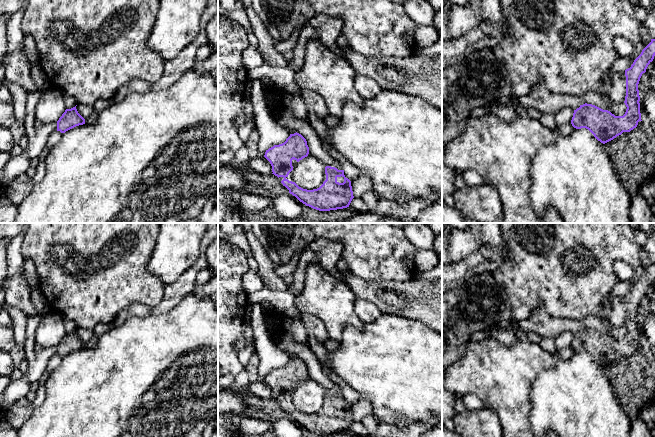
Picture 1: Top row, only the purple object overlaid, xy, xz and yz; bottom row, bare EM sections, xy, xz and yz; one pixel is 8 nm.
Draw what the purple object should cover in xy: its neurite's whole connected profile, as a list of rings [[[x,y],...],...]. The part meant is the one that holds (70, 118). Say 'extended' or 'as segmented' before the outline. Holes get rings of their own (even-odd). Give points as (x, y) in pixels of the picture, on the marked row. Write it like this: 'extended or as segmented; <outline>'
as segmented; [[[76,106],[71,109],[66,109],[62,116],[57,121],[57,131],[65,133],[66,131],[85,124],[85,119],[78,113]]]

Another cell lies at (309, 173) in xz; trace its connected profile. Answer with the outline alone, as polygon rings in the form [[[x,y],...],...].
[[[309,153],[293,168],[294,182],[303,189],[317,189],[326,180],[325,167],[323,162]]]

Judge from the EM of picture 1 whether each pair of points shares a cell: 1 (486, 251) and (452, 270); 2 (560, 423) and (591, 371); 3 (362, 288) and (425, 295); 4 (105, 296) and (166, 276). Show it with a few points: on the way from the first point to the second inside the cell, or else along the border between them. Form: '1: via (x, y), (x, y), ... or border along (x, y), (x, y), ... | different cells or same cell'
1: via (478, 259), (471, 266), (460, 270) | same cell
2: via (573, 410), (575, 408), (575, 394), (579, 384) | same cell
3: via (378, 286), (398, 286), (409, 289) | same cell
4: border along (150, 256), (146, 269), (165, 284) | different cells

